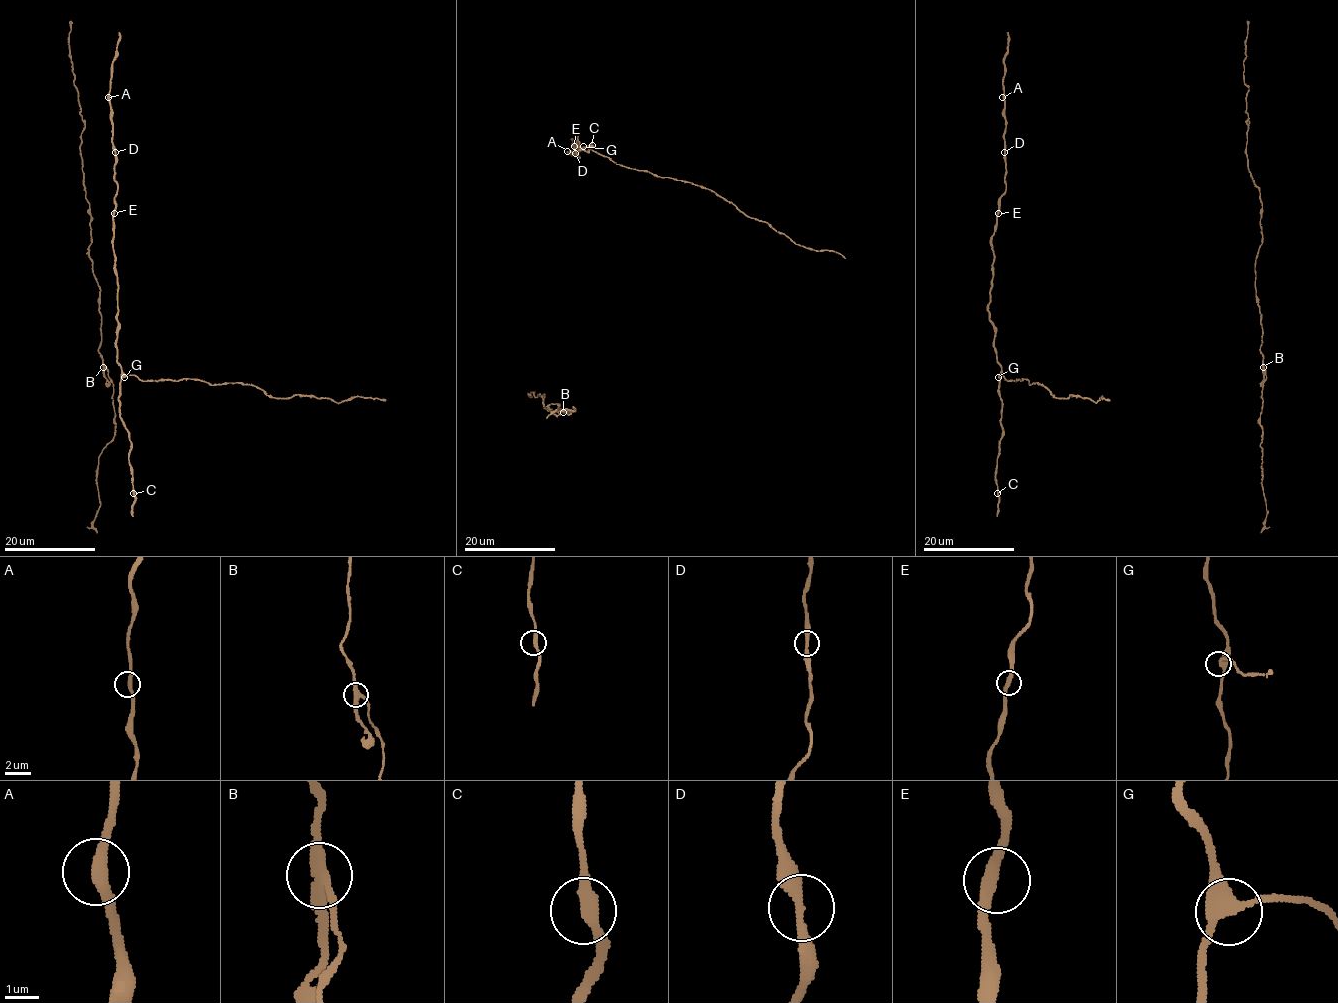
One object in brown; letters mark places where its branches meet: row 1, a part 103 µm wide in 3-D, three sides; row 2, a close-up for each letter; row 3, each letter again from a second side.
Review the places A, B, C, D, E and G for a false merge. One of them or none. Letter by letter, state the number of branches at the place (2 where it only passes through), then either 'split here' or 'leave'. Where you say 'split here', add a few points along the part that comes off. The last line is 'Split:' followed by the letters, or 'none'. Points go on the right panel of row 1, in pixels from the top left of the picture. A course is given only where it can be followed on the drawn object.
A: 2 branches meet; leave
B: 3 branches meet; split here; foreign part runs (1263, 367), (1261, 387)
C: 2 branches meet; leave
D: 2 branches meet; leave
E: 2 branches meet; leave
G: 3 branches meet; leave
Split: B

